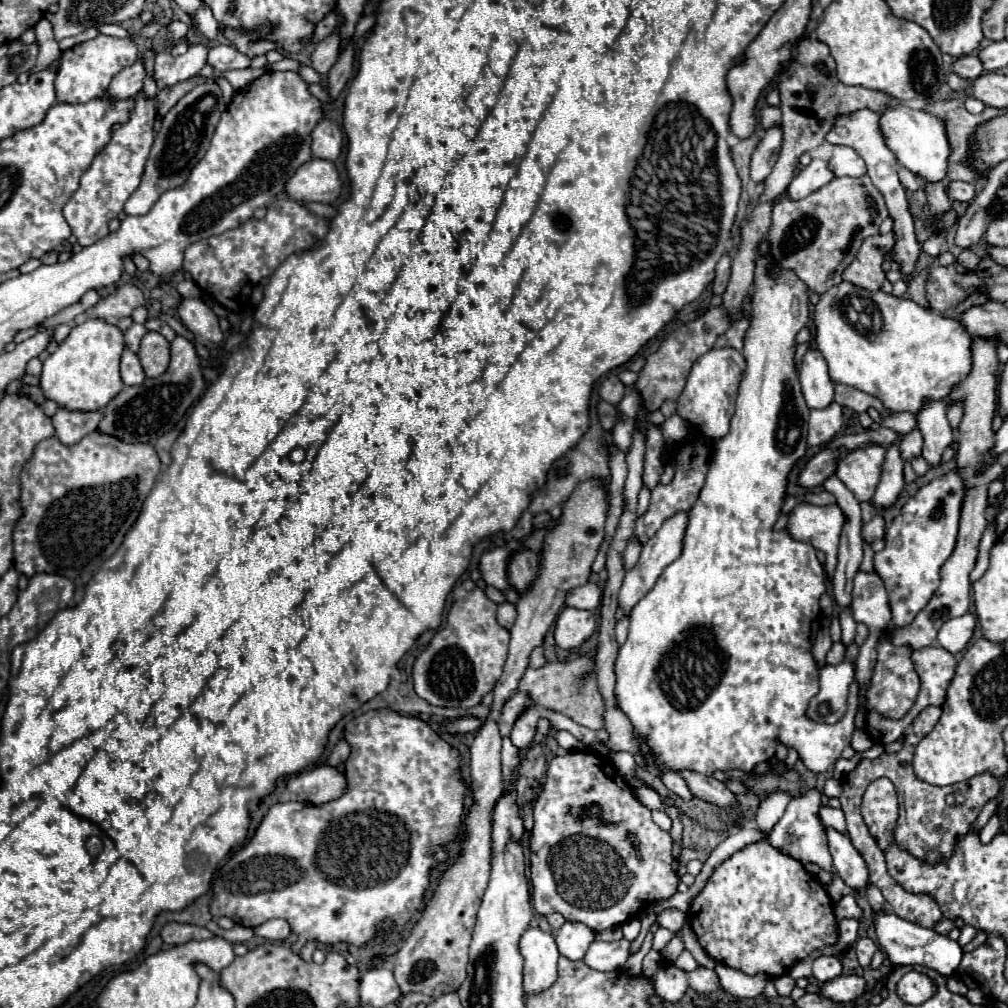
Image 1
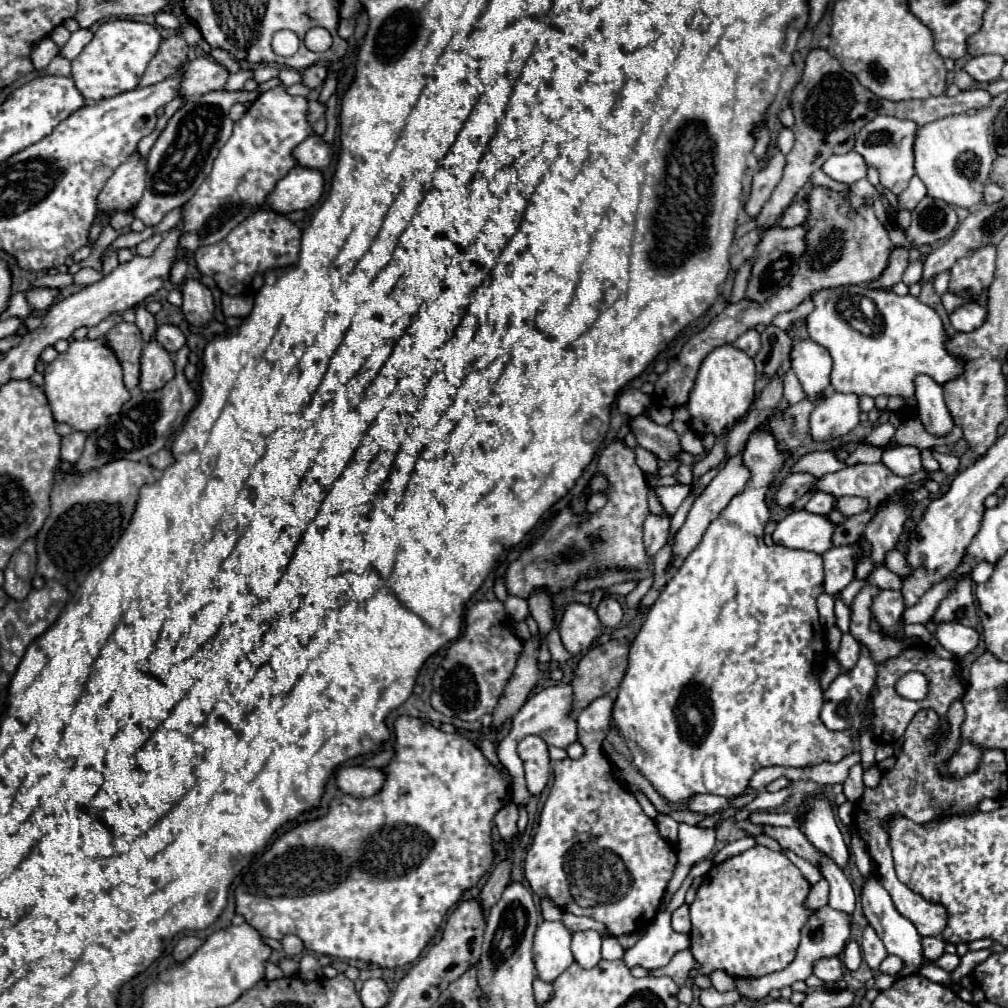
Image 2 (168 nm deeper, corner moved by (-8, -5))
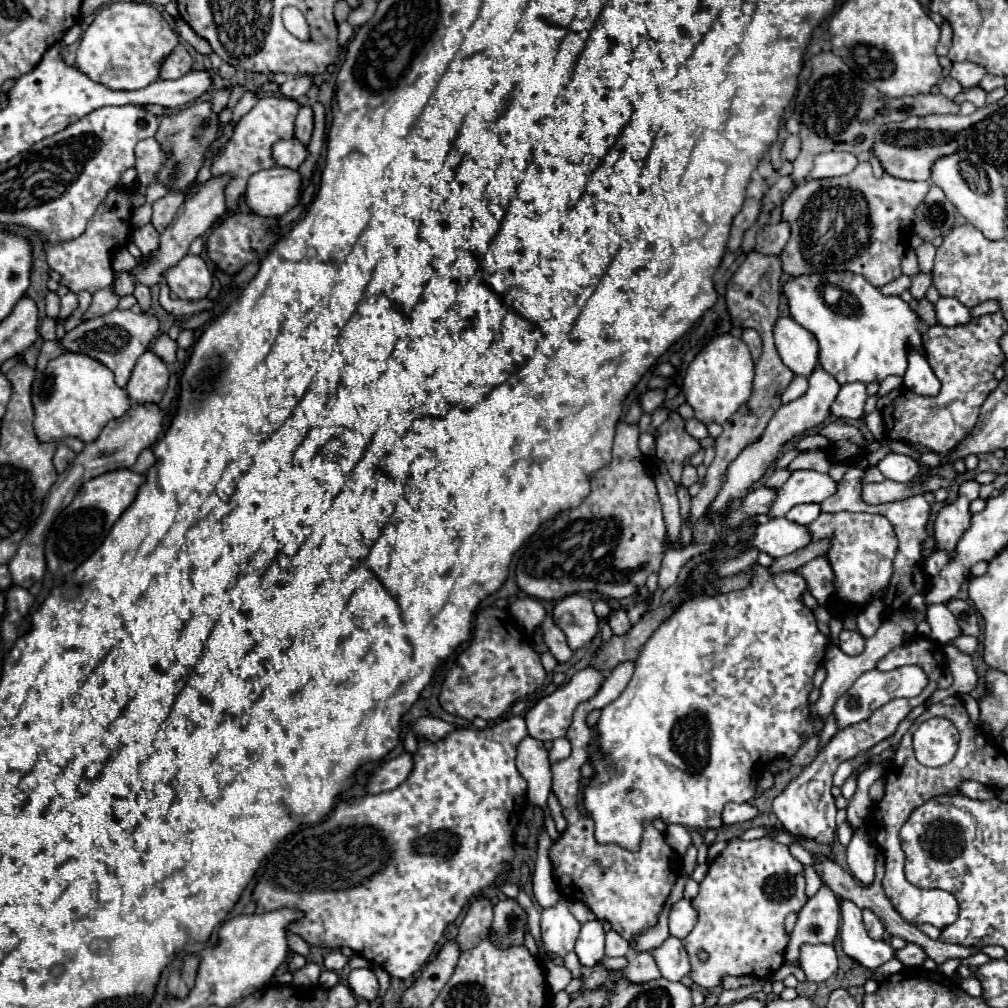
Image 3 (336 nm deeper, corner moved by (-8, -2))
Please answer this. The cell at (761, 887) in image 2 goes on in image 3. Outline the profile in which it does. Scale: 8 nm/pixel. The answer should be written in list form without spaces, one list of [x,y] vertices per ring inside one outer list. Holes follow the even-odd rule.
[[[732,837],[726,849],[710,863],[710,869],[700,883],[700,893],[692,899],[692,905],[698,911],[698,923],[694,931],[682,941],[694,967],[694,975],[690,975],[692,981],[704,989],[712,989],[720,985],[722,979],[728,975],[770,977],[772,973],[776,973],[784,963],[784,949],[788,945],[784,919],[788,913],[798,913],[804,907],[804,887],[804,867],[798,859],[792,857],[788,845],[780,845],[770,837],[754,841],[742,841],[738,837]],[[700,949],[708,953],[704,961],[700,961],[698,957]]]

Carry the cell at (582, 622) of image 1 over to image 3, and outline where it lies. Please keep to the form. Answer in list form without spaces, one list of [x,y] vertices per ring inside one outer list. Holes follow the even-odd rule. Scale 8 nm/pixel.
[[[566,595],[560,599],[552,609],[552,619],[564,631],[572,649],[590,643],[598,631],[598,617],[594,615],[592,601],[582,595]]]

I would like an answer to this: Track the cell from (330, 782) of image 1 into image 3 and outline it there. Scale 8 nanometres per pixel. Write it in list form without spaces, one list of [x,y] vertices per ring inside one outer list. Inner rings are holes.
[[[402,753],[396,759],[390,759],[382,763],[370,777],[370,783],[366,787],[366,793],[382,793],[382,791],[392,791],[400,783],[404,783],[414,767],[412,753]]]

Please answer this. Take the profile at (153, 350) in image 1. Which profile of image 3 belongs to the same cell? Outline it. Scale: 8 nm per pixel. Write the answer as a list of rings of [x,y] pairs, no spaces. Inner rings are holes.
[[[146,351],[146,355],[142,355],[142,359],[138,359],[128,385],[126,385],[126,393],[130,397],[130,401],[134,403],[158,403],[166,391],[168,385],[168,369],[166,363],[162,363],[162,359],[158,359],[152,351]]]

